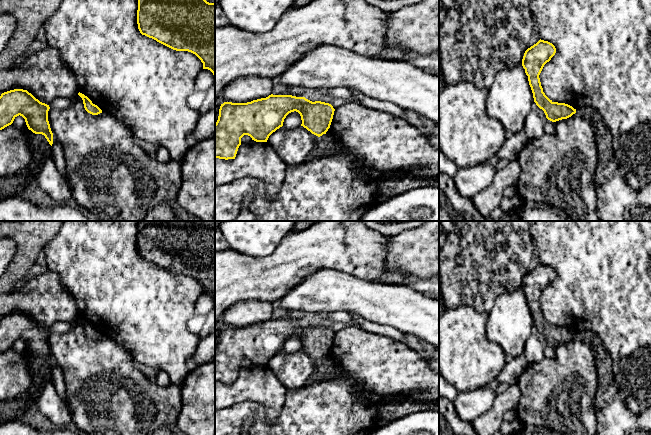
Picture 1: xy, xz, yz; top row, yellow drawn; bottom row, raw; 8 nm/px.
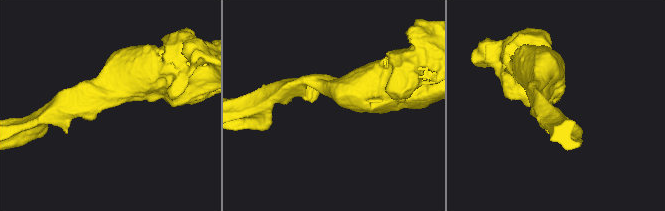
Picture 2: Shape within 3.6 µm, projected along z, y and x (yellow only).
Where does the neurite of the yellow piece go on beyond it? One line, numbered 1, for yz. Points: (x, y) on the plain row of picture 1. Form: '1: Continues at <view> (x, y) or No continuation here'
1: No continuation here

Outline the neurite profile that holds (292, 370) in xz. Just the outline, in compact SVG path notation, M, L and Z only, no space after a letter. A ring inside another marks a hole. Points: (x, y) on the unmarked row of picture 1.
M282 350L269 360L267 367L272 370L285 388L290 390L305 386L318 362L303 350L293 354L286 354Z

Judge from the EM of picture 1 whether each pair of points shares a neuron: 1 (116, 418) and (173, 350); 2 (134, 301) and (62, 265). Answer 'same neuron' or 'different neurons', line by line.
1: different neurons
2: same neuron

